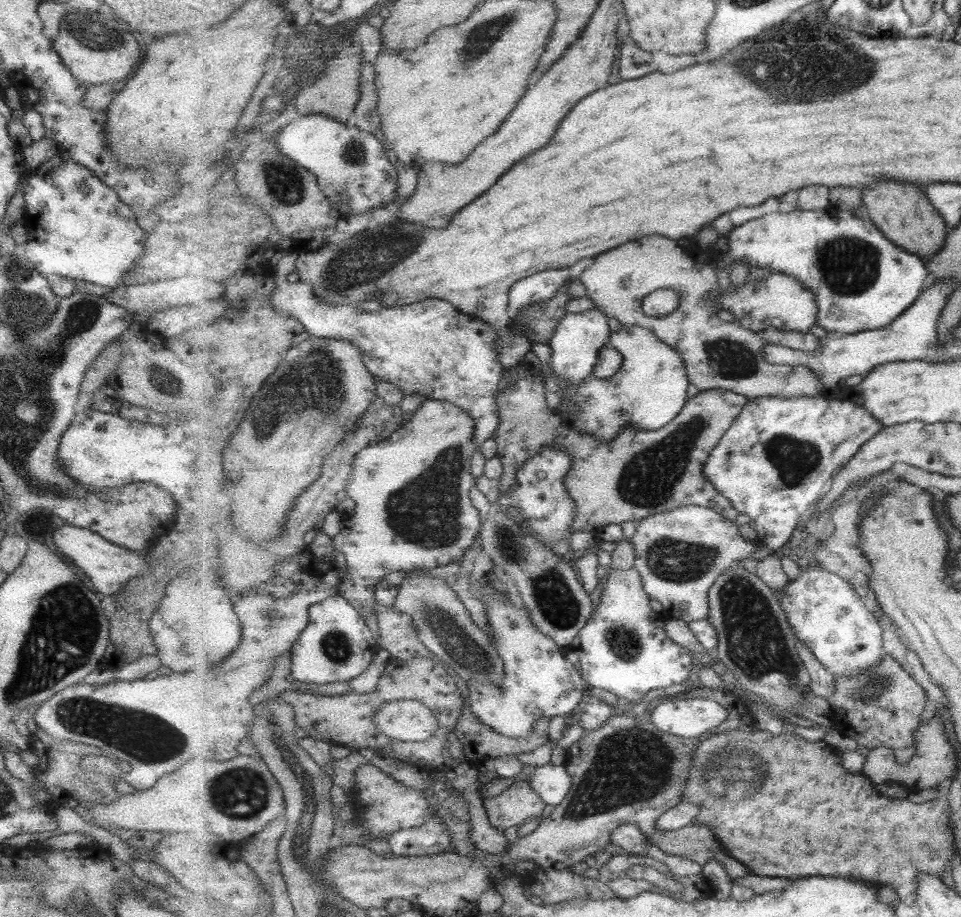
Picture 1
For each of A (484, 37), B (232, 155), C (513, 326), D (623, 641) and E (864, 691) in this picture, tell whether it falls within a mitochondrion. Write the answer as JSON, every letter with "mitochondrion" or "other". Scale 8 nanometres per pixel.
{"A":"mitochondrion","B":"other","C":"other","D":"mitochondrion","E":"mitochondrion"}

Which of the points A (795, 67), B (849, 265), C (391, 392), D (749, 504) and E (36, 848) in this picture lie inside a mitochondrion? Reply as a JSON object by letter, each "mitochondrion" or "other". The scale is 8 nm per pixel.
{"A":"mitochondrion","B":"mitochondrion","C":"other","D":"other","E":"other"}

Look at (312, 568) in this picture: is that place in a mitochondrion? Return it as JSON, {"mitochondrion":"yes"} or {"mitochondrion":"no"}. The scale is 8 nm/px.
{"mitochondrion":"no"}

